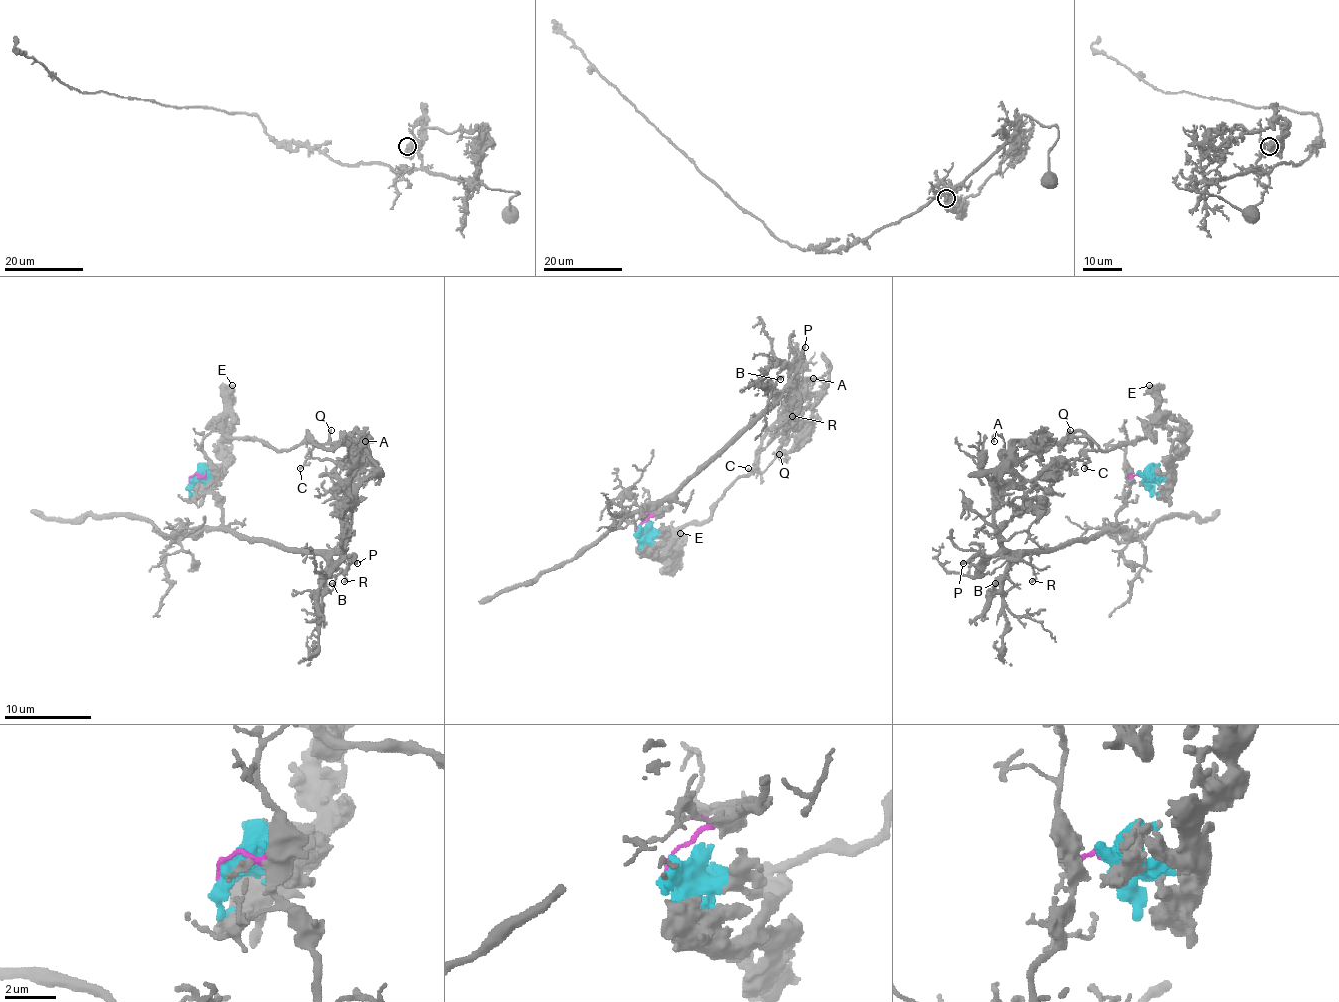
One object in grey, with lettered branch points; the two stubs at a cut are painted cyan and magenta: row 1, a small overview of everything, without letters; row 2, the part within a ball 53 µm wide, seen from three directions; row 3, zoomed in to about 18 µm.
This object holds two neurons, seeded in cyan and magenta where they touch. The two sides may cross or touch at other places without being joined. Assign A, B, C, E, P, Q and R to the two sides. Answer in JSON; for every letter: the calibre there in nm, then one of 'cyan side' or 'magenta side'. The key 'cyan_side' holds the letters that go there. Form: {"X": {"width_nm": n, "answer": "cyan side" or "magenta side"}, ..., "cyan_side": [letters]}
{"A": {"width_nm": 140, "answer": "cyan side"}, "B": {"width_nm": 150, "answer": "magenta side"}, "C": {"width_nm": 110, "answer": "cyan side"}, "E": {"width_nm": 420, "answer": "cyan side"}, "P": {"width_nm": 260, "answer": "magenta side"}, "Q": {"width_nm": 150, "answer": "cyan side"}, "R": {"width_nm": 170, "answer": "magenta side"}, "cyan_side": ["A", "C", "E", "Q"]}

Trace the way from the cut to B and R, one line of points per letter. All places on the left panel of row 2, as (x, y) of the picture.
B: (189, 477), (198, 473), (204, 480), (226, 525), (250, 538), (315, 549), (326, 562), (326, 590), (332, 584)
R: (189, 477), (198, 473), (204, 480), (224, 523), (239, 534), (285, 547), (341, 551), (352, 562), (343, 581)

